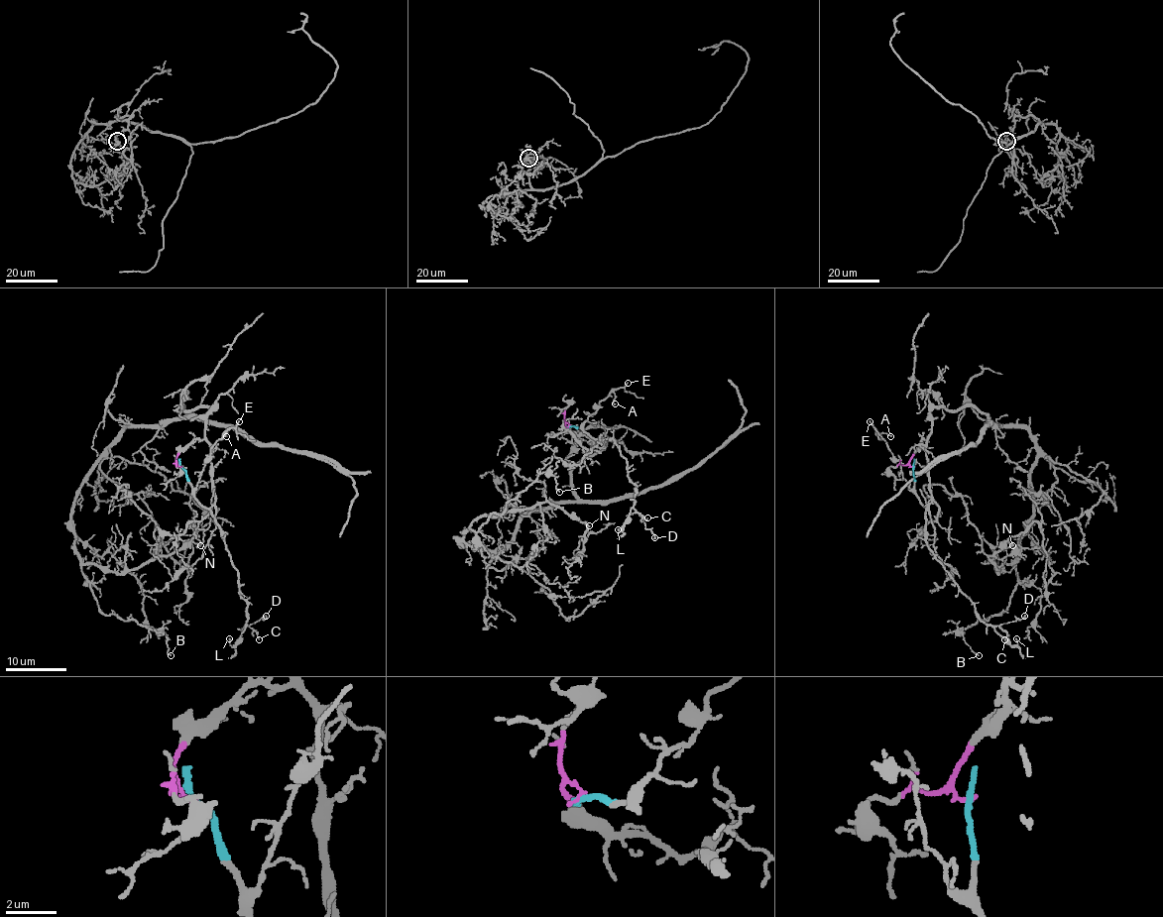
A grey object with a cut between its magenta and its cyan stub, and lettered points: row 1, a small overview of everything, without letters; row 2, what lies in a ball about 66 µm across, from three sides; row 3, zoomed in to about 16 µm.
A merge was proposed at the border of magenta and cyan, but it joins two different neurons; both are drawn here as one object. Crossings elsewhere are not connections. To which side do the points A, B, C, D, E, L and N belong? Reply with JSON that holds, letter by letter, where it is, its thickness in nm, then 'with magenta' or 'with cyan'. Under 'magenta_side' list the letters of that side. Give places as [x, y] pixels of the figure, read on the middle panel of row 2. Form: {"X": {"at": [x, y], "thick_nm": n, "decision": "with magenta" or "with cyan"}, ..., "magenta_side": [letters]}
{"A": {"at": [615, 403], "thick_nm": 110, "decision": "with cyan"}, "B": {"at": [559, 492], "thick_nm": 90, "decision": "with magenta"}, "C": {"at": [647, 517], "thick_nm": 90, "decision": "with cyan"}, "D": {"at": [654, 537], "thick_nm": 130, "decision": "with cyan"}, "E": {"at": [628, 383], "thick_nm": 110, "decision": "with cyan"}, "L": {"at": [618, 529], "thick_nm": 100, "decision": "with cyan"}, "N": {"at": [589, 525], "thick_nm": 160, "decision": "with magenta"}, "magenta_side": ["B", "N"]}

